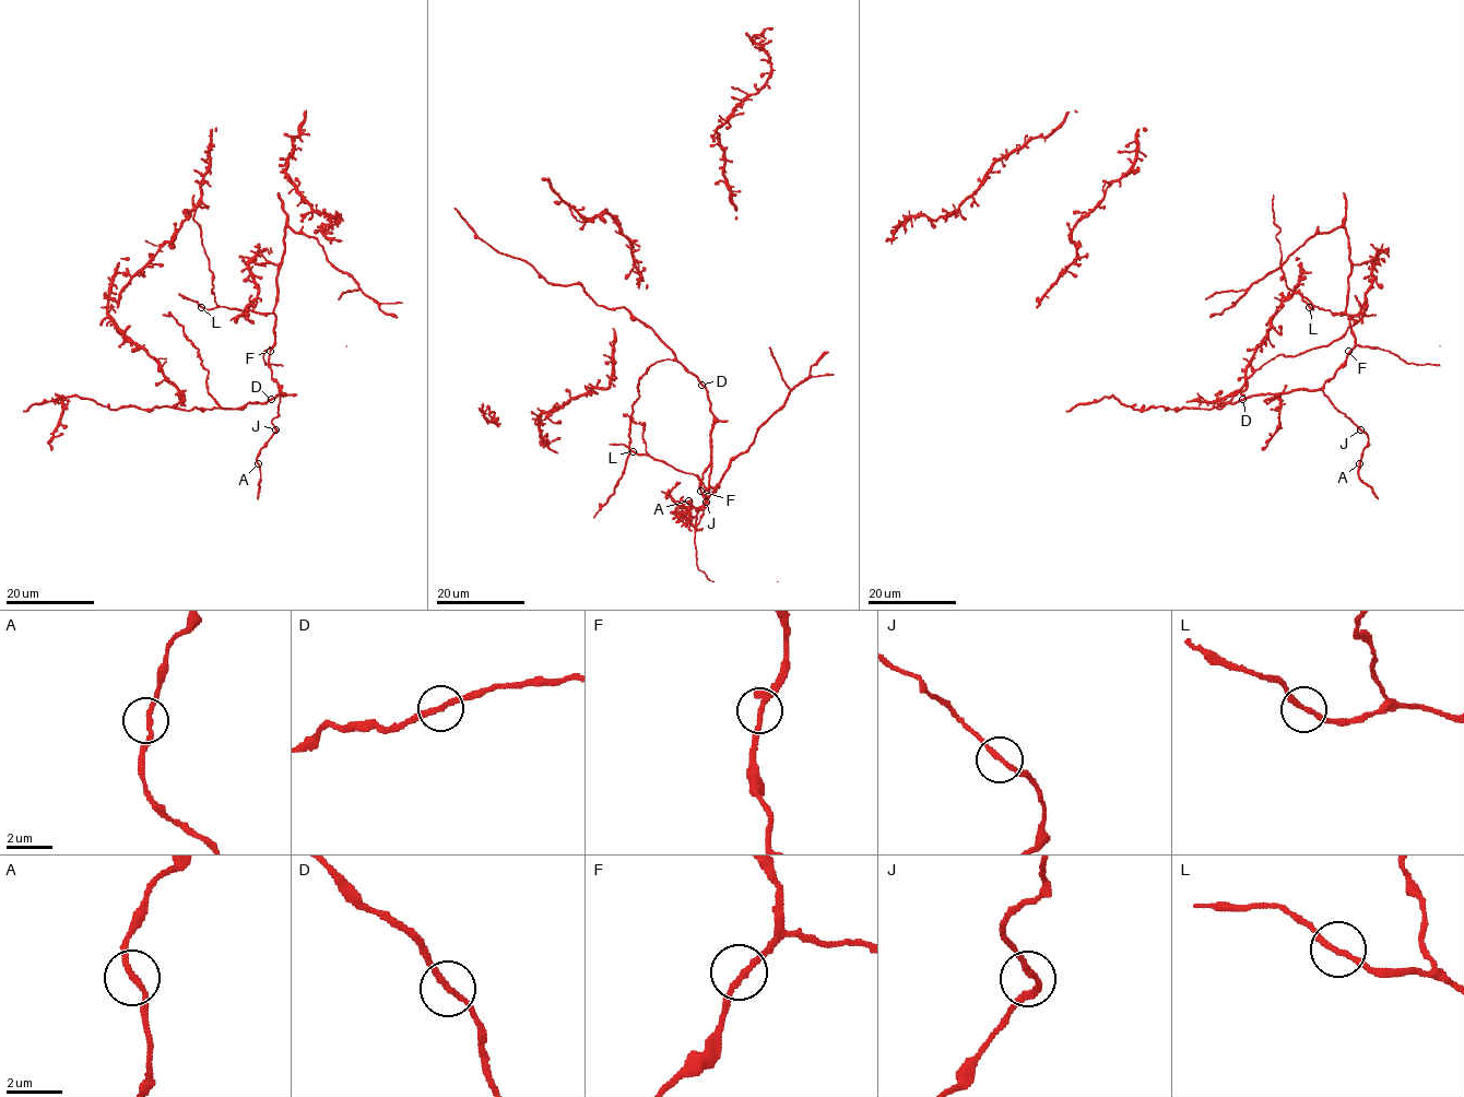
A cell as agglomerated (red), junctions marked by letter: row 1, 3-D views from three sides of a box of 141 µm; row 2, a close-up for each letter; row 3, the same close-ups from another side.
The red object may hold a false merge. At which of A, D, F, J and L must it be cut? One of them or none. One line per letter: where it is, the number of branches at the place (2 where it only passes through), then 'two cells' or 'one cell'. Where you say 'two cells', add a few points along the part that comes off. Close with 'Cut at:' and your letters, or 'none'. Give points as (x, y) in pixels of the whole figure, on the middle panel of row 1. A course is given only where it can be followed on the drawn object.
A: (688, 500) | 2 | one cell
D: (701, 385) | 2 | one cell
F: (700, 491) | 2 | one cell
J: (706, 502) | 2 | one cell
L: (633, 451) | 2 | one cell
Cut at: none

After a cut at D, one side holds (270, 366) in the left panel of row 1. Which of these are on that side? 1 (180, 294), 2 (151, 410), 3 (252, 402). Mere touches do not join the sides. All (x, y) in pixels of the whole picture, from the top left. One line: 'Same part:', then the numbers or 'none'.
Same part: 1

